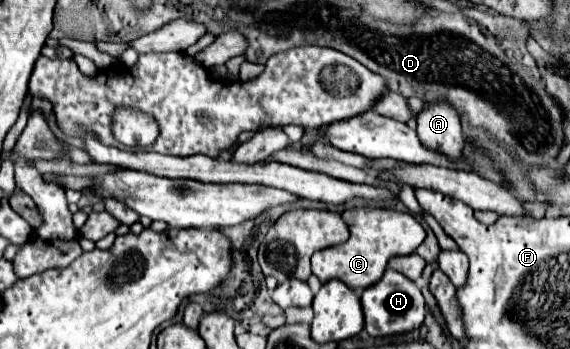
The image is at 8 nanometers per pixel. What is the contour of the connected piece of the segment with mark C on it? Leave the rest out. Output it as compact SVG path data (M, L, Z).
M357 207L357 209L343 211L341 217L351 227L351 237L341 245L313 253L311 269L321 283L339 279L357 295L381 279L387 267L387 261L391 257L411 255L425 239L425 229L419 225L419 221L411 213L401 213L393 209Z

